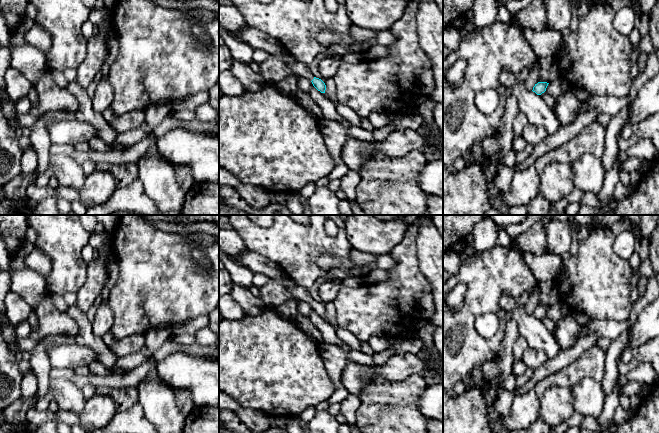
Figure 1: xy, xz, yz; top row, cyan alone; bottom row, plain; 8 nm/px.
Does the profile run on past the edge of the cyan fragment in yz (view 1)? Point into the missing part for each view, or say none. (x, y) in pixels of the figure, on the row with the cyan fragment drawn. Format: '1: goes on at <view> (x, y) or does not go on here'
1: does not go on here

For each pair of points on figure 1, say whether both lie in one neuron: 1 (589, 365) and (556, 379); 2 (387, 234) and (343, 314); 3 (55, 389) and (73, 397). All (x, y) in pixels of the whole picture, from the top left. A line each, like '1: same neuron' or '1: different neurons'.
1: same neuron
2: different neurons
3: same neuron

